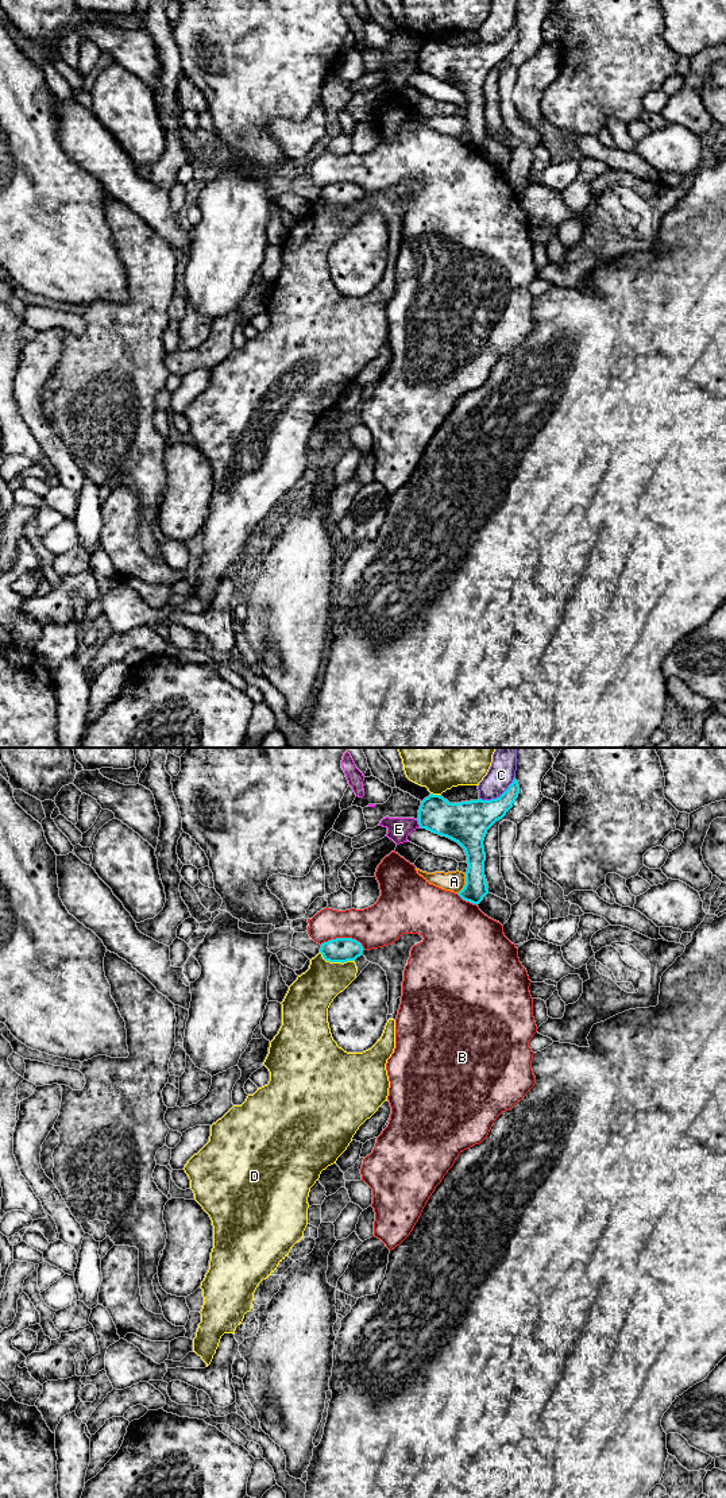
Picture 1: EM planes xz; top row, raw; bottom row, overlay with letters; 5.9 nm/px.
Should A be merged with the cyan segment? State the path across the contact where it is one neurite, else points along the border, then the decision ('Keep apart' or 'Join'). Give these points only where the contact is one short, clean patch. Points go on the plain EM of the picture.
Boundary: xz (466, 118), (466, 128), (458, 138). Keep apart

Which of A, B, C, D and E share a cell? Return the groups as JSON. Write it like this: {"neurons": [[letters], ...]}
{"neurons": [["A"], ["B"], ["C"], ["D"], ["E"]]}

